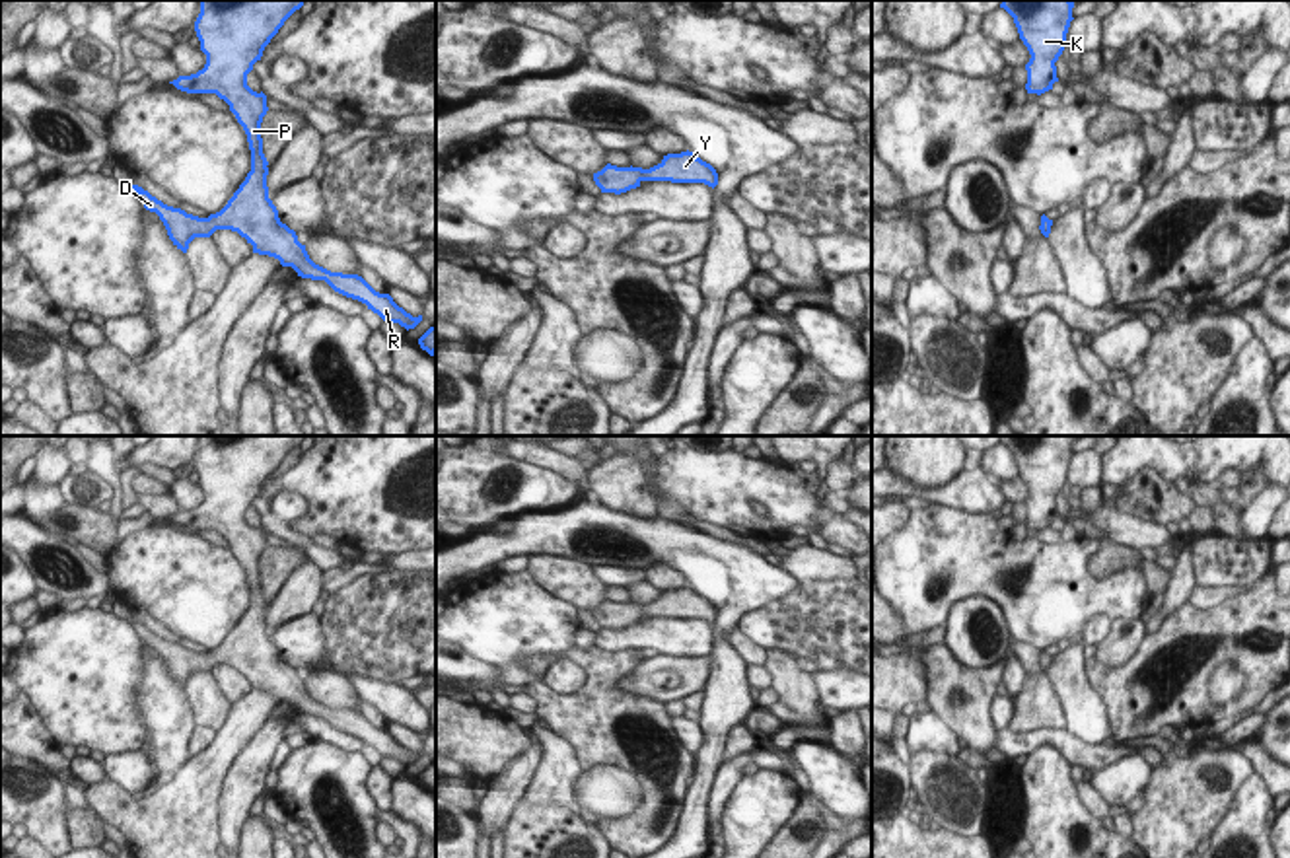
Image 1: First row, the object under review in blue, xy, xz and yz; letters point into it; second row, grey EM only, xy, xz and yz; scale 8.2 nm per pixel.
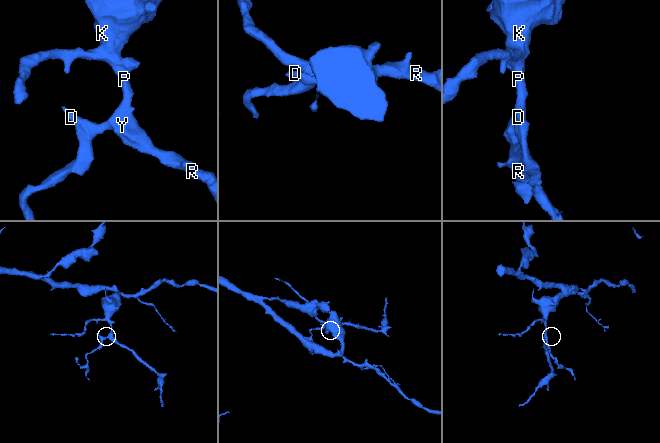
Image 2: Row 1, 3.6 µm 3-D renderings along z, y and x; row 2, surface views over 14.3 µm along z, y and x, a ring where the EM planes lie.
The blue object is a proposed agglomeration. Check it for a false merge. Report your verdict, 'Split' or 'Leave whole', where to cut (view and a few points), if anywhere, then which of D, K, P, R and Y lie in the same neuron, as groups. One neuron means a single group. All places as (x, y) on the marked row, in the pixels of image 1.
Leave whole. No split. Groups: D K P R Y

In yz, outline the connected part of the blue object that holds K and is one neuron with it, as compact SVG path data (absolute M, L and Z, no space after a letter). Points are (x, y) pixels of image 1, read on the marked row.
M1002 0L1018 27L1020 39L1031 58L1027 70L1027 93L1045 93L1058 82L1055 62L1066 47L1072 18L1072 0Z

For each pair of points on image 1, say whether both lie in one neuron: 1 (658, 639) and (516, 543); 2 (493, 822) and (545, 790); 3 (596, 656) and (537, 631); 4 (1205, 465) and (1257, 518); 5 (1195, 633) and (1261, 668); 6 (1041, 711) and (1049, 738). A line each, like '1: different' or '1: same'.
1: different
2: different
3: different
4: different
5: same
6: different

